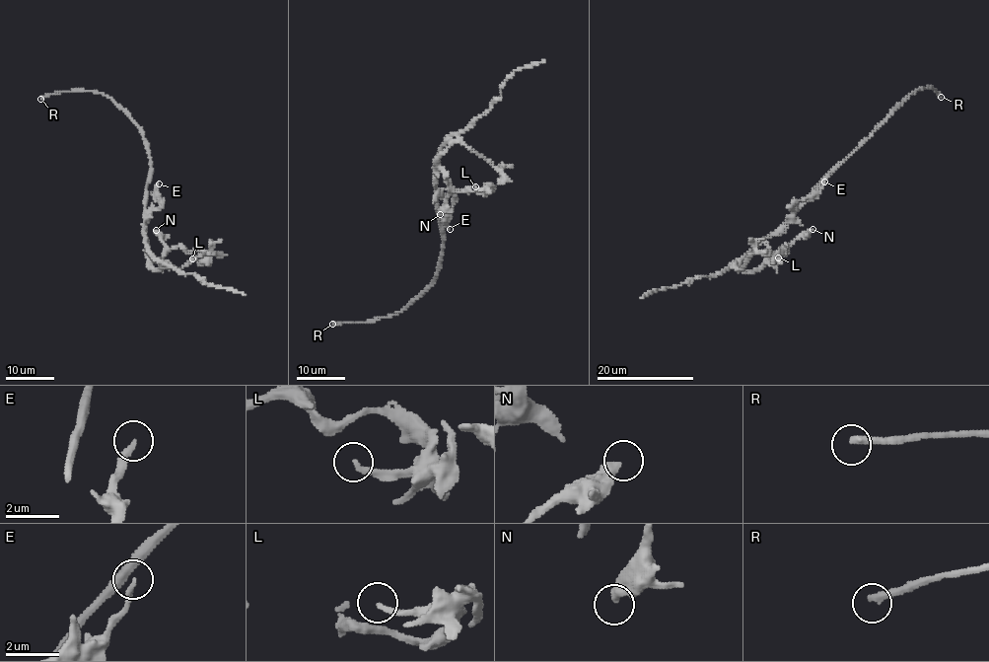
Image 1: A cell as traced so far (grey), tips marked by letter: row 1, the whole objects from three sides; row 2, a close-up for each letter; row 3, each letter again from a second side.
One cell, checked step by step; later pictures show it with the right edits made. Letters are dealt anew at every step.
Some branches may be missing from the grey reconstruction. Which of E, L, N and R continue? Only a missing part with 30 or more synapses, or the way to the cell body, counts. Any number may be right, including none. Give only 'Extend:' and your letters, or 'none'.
Extend: R

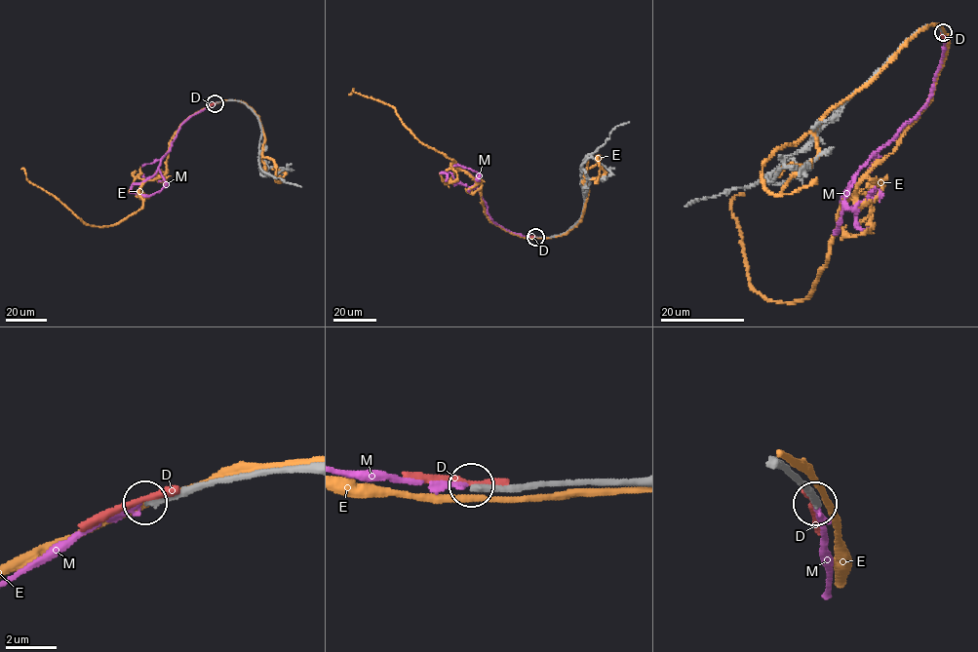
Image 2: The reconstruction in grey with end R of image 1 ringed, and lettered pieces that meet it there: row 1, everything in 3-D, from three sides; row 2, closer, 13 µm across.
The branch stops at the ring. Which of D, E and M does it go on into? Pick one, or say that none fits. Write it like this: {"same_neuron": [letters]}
{"same_neuron": ["M"]}

